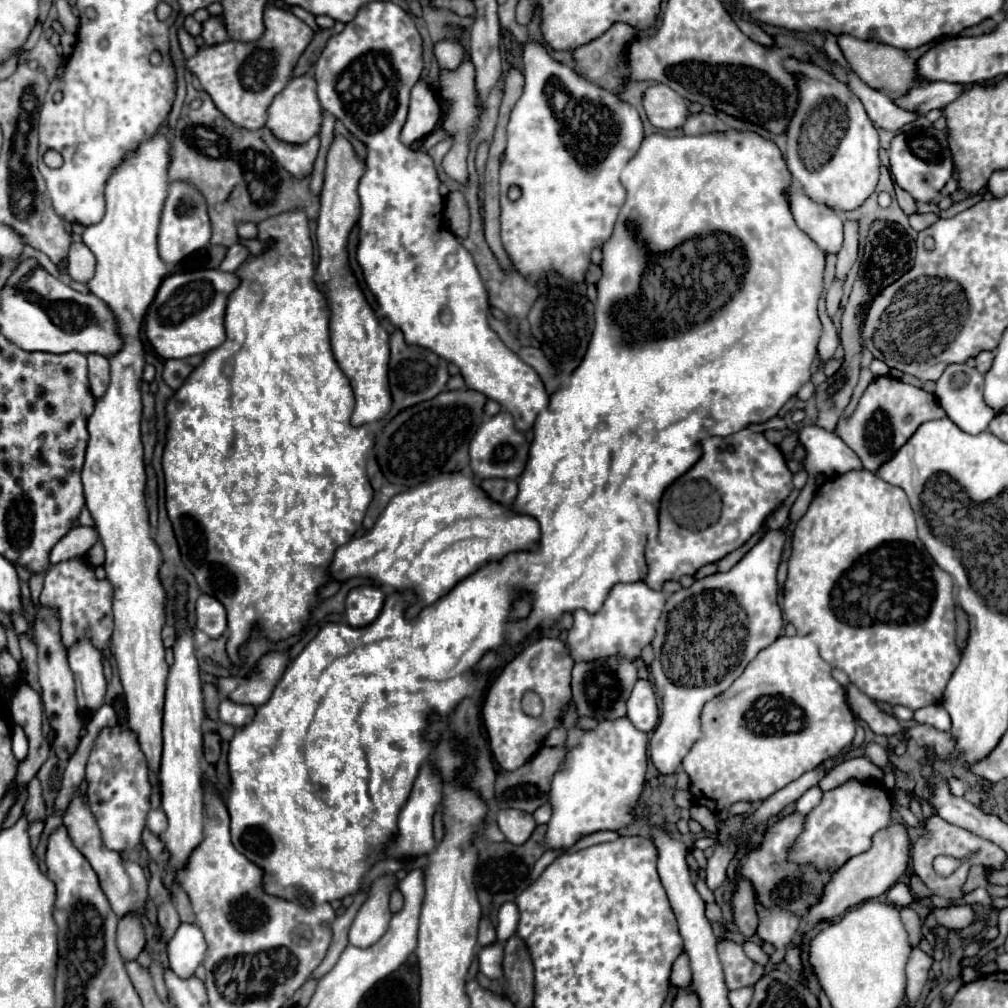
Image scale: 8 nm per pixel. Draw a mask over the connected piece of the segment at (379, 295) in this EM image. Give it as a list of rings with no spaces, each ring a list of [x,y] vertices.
[[[391,1],[367,3],[339,35],[333,35],[327,41],[321,57],[315,63],[315,79],[319,89],[317,95],[323,109],[335,115],[345,129],[367,147],[365,173],[359,181],[361,247],[357,243],[357,261],[383,317],[403,331],[405,341],[409,345],[427,347],[439,357],[455,363],[461,369],[467,389],[495,399],[513,415],[515,427],[519,431],[527,431],[533,427],[535,417],[549,405],[549,395],[543,389],[543,381],[539,381],[539,375],[511,349],[507,349],[497,333],[487,325],[487,291],[471,253],[445,227],[443,197],[439,193],[441,181],[433,159],[429,153],[415,151],[399,141],[399,133],[405,125],[409,109],[409,93],[411,87],[421,79],[421,71],[421,35],[411,17]]]

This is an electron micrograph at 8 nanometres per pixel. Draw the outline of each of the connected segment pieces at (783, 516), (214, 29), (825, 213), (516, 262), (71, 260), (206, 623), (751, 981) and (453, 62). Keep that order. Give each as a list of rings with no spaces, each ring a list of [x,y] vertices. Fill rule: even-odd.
[[[785,501],[783,507],[779,511],[775,511],[769,519],[767,519],[767,529],[783,529],[785,523],[787,523],[787,517],[789,517],[789,503]]]
[[[211,15],[207,21],[203,21],[201,37],[205,39],[205,45],[215,45],[215,43],[227,41],[229,35],[227,35],[227,27],[225,27],[225,19]]]
[[[791,183],[785,193],[797,225],[817,243],[821,251],[827,255],[839,253],[843,245],[843,219],[825,203],[813,201],[797,183]]]
[[[527,41],[523,45],[523,65],[525,65],[525,91],[511,111],[511,119],[507,125],[507,149],[505,149],[505,157],[501,161],[501,239],[503,239],[503,247],[505,247],[513,267],[531,283],[539,281],[541,275],[547,271],[555,271],[561,277],[565,277],[567,281],[583,283],[587,269],[591,265],[591,251],[597,247],[603,247],[603,243],[609,241],[609,237],[613,233],[613,225],[615,225],[617,215],[619,215],[619,209],[625,203],[625,189],[619,181],[619,175],[621,175],[623,167],[627,165],[627,161],[631,161],[631,157],[635,157],[635,153],[639,151],[639,147],[645,139],[643,123],[641,123],[641,117],[633,105],[629,105],[627,101],[621,101],[615,93],[599,87],[597,83],[577,75],[571,67],[555,61],[549,55],[549,51],[545,49],[545,45],[541,45],[537,41]],[[511,185],[521,187],[521,197],[517,201],[509,201],[509,197],[507,197],[507,189]]]
[[[71,243],[67,255],[67,271],[69,277],[81,283],[87,283],[95,273],[95,255],[85,243]]]
[[[201,595],[197,599],[197,629],[213,639],[227,631],[227,615],[221,601],[211,595]]]
[[[723,939],[717,945],[719,951],[719,959],[723,963],[723,971],[725,971],[725,983],[729,989],[739,989],[739,987],[747,987],[747,985],[755,985],[765,969],[763,965],[751,961],[745,951],[741,949],[741,945]]]
[[[443,39],[435,43],[435,59],[439,69],[455,71],[467,59],[467,47],[455,39]]]

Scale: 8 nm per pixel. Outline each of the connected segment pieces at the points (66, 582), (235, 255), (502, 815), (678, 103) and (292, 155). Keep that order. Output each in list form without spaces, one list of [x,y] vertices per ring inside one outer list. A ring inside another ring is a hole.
[[[75,557],[51,565],[45,575],[39,603],[57,613],[61,621],[61,641],[65,647],[71,647],[83,639],[91,639],[105,659],[111,655],[109,645],[113,633],[113,585],[105,579],[97,579],[95,567],[87,563],[87,557]]]
[[[235,243],[235,245],[231,245],[231,247],[227,249],[225,259],[221,261],[219,269],[221,269],[221,271],[235,271],[235,269],[245,261],[245,257],[247,257],[247,255],[249,255],[247,247],[245,247],[245,245]],[[241,255],[243,255],[243,259],[241,259]]]
[[[501,809],[497,815],[497,825],[513,845],[523,845],[537,827],[537,821],[531,813],[523,813],[521,809]]]
[[[663,83],[651,85],[645,91],[643,107],[651,125],[663,131],[673,131],[683,127],[689,117],[687,101],[679,97],[679,93],[675,93],[669,85]]]
[[[263,131],[261,139],[267,143],[271,153],[275,155],[277,163],[281,163],[293,177],[303,177],[303,175],[311,173],[313,161],[319,151],[319,137],[309,139],[305,145],[291,145],[291,143],[279,141],[269,131]]]

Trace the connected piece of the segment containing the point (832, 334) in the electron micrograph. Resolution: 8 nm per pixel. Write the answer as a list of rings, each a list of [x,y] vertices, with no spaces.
[[[825,297],[819,299],[819,319],[821,319],[821,325],[823,325],[823,329],[821,329],[823,333],[819,337],[819,355],[821,355],[823,361],[827,361],[835,353],[835,349],[839,345],[839,337],[837,337],[837,331],[835,331],[831,319],[825,313]]]

